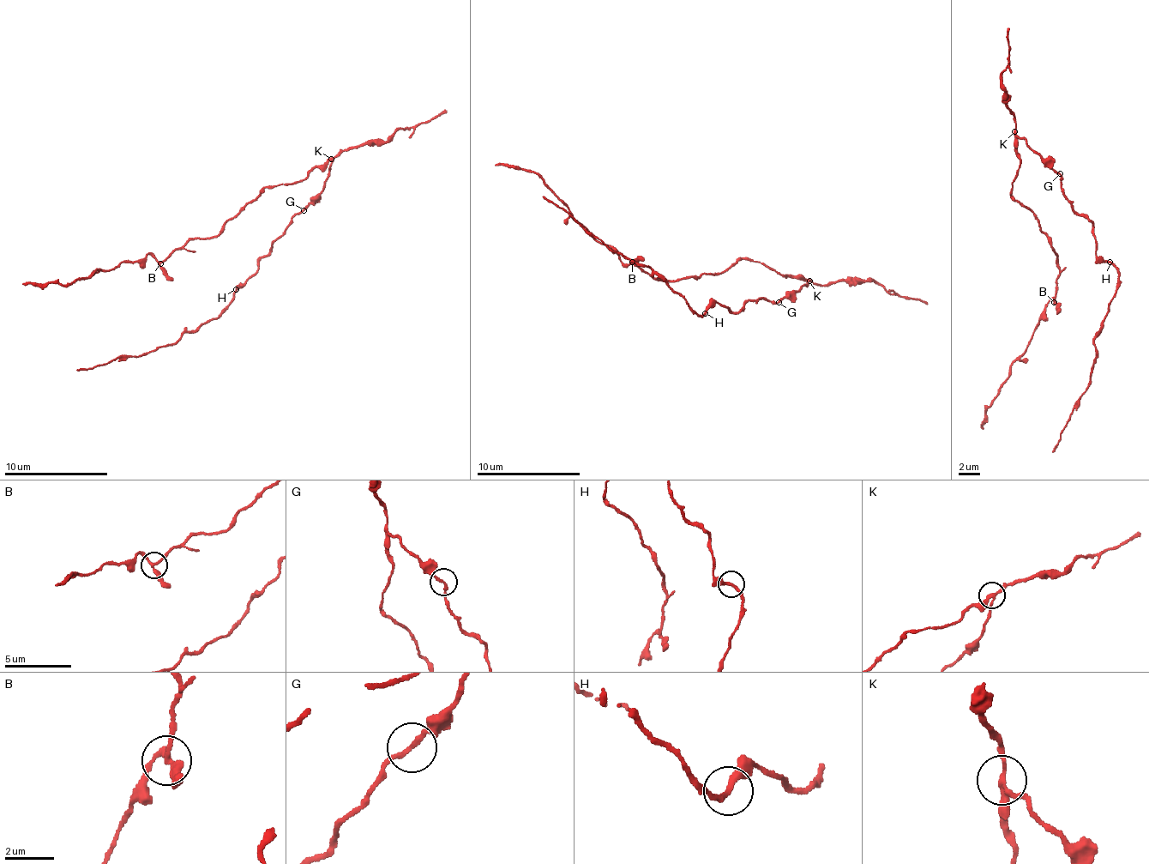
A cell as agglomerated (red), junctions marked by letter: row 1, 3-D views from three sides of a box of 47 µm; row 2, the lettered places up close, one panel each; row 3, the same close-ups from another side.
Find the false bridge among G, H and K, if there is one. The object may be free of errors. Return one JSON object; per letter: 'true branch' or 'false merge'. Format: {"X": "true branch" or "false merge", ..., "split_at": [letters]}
{"G": "true branch", "H": "true branch", "K": "false merge", "split_at": ["K"]}

